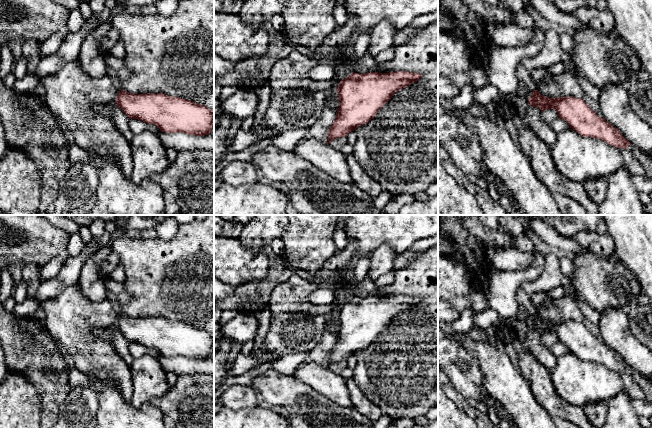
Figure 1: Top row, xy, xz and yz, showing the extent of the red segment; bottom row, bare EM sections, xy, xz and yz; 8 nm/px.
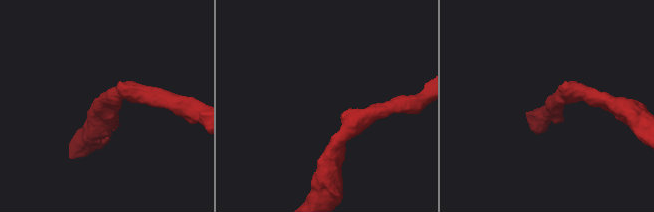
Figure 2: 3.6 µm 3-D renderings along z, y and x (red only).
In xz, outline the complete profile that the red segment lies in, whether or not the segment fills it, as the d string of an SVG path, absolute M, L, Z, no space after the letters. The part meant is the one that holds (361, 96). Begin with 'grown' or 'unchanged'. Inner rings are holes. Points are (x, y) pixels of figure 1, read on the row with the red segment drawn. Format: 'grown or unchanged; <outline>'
unchanged; M407 71L389 73L355 73L337 87L339 108L329 128L328 142L346 137L357 127L367 124L399 90L417 82L422 74Z

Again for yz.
unchanged; M533 90L528 102L530 106L537 107L542 112L555 109L558 117L581 136L601 139L616 148L627 149L632 145L616 127L598 116L582 98L548 98L541 95L538 90Z

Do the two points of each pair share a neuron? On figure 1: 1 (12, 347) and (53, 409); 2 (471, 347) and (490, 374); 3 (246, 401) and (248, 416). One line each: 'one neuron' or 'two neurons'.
1: one neuron
2: one neuron
3: two neurons

